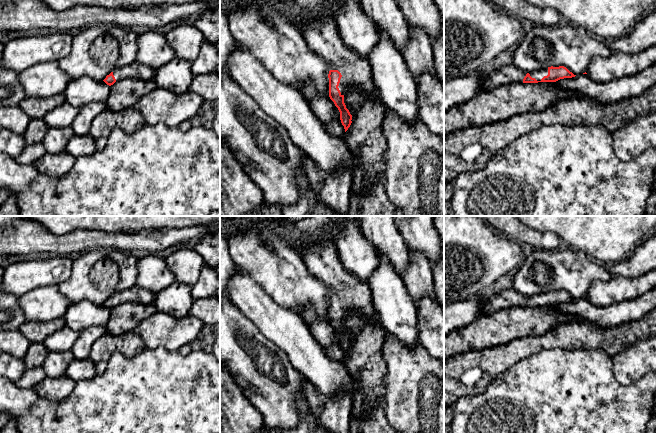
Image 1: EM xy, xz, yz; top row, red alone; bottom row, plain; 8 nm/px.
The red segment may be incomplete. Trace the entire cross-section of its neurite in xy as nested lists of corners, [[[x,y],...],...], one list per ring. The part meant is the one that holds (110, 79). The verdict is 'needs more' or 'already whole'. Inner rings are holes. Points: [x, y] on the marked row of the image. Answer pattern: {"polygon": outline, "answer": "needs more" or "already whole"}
{"polygon": [[[134,61],[124,67],[115,69],[103,80],[107,85],[111,86],[116,81],[125,78],[135,78],[140,80],[150,80],[155,76],[156,70],[148,66],[141,65]]], "answer": "needs more"}

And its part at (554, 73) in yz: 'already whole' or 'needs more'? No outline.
needs more

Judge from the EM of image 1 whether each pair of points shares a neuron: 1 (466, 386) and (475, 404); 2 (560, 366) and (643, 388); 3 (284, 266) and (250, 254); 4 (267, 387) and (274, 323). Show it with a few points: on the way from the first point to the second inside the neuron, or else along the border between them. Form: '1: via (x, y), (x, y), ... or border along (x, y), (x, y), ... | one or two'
1: border along (490, 382), (482, 392), (464, 395), (454, 404) | two
2: via (581, 387), (586, 392), (622, 392) | one
3: via (276, 266), (263, 254), (258, 254) | one
4: border along (255, 325), (288, 358) | two

